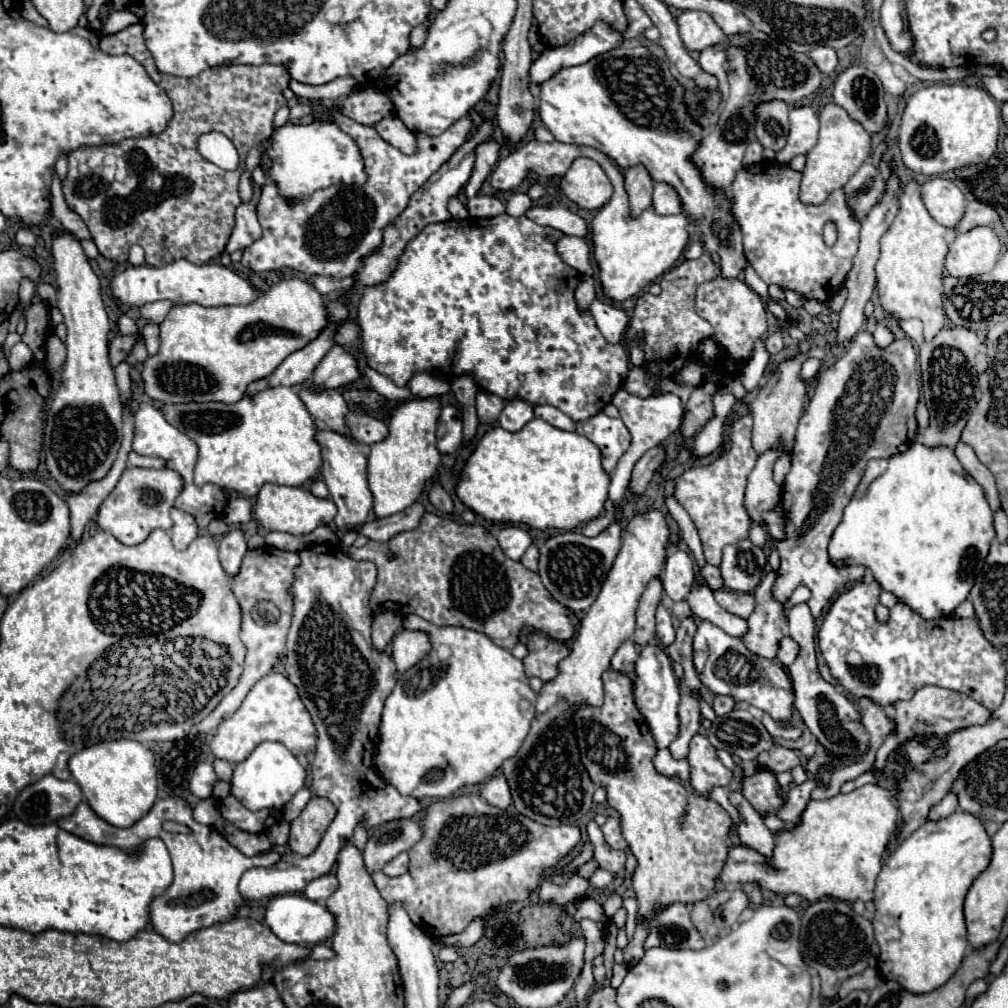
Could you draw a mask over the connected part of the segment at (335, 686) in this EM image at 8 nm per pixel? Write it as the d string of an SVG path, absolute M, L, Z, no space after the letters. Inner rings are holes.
M325 545L299 551L299 557L301 565L295 571L295 583L291 587L295 611L287 635L285 673L297 687L317 729L311 789L315 795L333 801L337 815L315 853L245 871L239 881L239 893L245 901L261 901L277 893L301 893L311 879L327 875L337 861L343 841L353 835L361 819L367 823L367 829L375 829L381 823L413 817L421 811L415 797L401 795L373 769L383 703L397 683L395 663L385 653L375 655L369 637L369 595L375 587L377 569L371 561L355 561L343 551L341 555L333 555Z

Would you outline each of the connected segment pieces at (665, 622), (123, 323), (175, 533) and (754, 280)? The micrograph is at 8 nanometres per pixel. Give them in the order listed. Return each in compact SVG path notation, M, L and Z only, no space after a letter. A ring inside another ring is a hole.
M665 607L657 609L657 637L661 641L661 645L669 647L675 641L675 629L671 623L671 615L667 613Z
M119 315L119 319L117 319L117 327L119 327L121 335L139 335L135 321L129 319L127 315Z
M171 509L171 519L173 519L173 529L169 533L171 533L173 545L175 545L175 549L183 551L199 535L195 517L191 517L189 513L185 513L181 509Z
M745 267L745 269L743 269L743 279L745 279L745 283L747 283L755 293L759 293L759 295L761 295L761 299L763 299L763 301L767 301L767 299L769 299L767 283L765 283L757 273L755 273L755 269Z

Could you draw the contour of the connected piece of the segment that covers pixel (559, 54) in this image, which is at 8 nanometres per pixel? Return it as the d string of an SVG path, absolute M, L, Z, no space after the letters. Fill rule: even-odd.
M597 21L591 29L587 29L587 33L581 33L575 41L569 41L563 47L547 47L531 65L531 83L539 85L551 79L563 67L587 63L589 59L621 45L621 31L611 29L611 25L607 25L605 21Z

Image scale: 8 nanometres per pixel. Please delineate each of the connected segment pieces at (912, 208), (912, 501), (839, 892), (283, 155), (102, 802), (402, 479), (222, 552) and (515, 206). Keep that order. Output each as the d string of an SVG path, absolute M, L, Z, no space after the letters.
M909 181L903 185L899 195L899 213L881 237L881 255L875 265L877 291L883 309L901 319L921 319L927 341L931 341L945 325L945 233L947 229L929 215L921 199L921 185L917 181Z
M913 443L905 453L867 463L855 497L845 507L843 519L831 537L829 555L835 565L865 565L881 587L897 595L901 603L907 603L925 619L939 619L951 615L967 599L993 539L993 511L983 487L963 469L955 453L947 447Z
M899 773L893 777L895 785L887 789L885 785L873 783L859 787L851 791L849 795L837 795L827 801L809 801L807 809L801 815L801 825L795 825L793 831L783 831L777 837L775 843L775 855L771 859L759 855L757 851L737 845L729 849L729 859L721 871L721 881L725 885L741 885L741 883L759 883L763 889L781 893L781 895L791 895L797 893L809 903L821 899L821 897L833 897L841 901L871 901L873 899L873 889L875 889L875 879L881 871L883 865L883 853L891 841L891 835L895 833L897 819L899 819L899 785L905 779L905 773Z
M313 121L309 125L283 125L275 129L267 153L273 159L269 177L277 183L279 193L291 199L305 199L313 191L333 183L363 185L367 181L363 161L355 161L355 141L335 123Z
M105 741L91 745L69 759L69 769L91 809L115 827L131 827L149 813L157 799L155 757L145 743Z
M437 397L411 399L401 403L389 419L389 437L381 443L371 445L369 453L369 489L375 497L373 513L377 519L401 513L411 507L421 495L425 481L433 477L441 463L441 455L435 447L435 427L441 413Z
M235 529L227 535L223 535L223 539L219 543L219 561L225 569L225 573L229 575L229 579L233 579L235 573L239 573L245 553L247 553L247 541L243 537L243 531Z
M515 193L509 198L506 204L506 213L513 217L520 217L524 215L532 205L533 202L526 193Z

